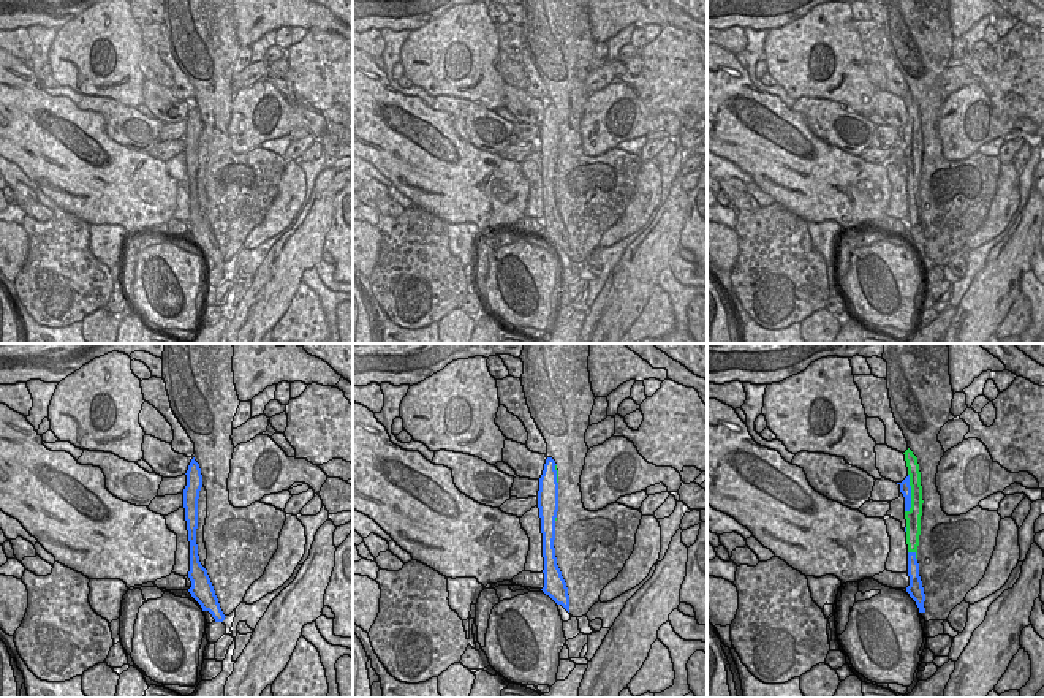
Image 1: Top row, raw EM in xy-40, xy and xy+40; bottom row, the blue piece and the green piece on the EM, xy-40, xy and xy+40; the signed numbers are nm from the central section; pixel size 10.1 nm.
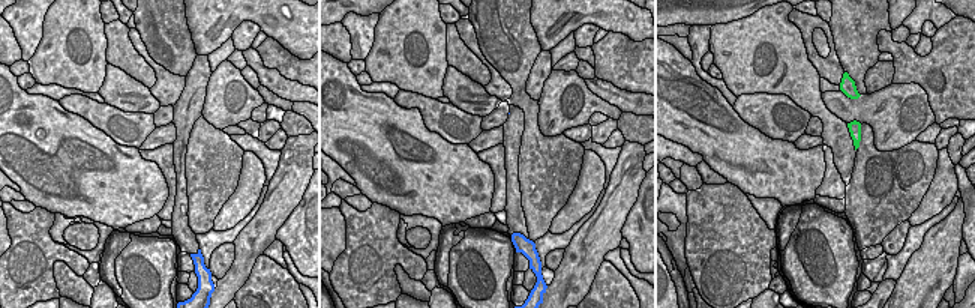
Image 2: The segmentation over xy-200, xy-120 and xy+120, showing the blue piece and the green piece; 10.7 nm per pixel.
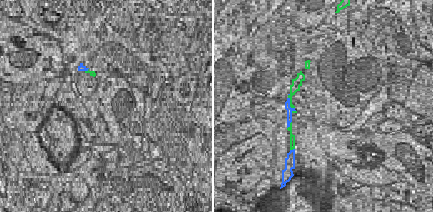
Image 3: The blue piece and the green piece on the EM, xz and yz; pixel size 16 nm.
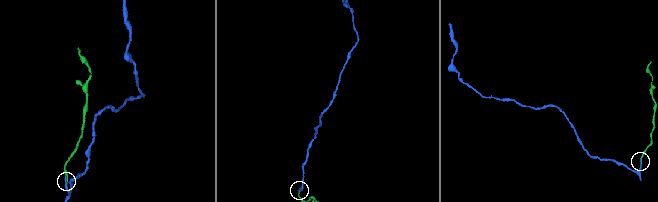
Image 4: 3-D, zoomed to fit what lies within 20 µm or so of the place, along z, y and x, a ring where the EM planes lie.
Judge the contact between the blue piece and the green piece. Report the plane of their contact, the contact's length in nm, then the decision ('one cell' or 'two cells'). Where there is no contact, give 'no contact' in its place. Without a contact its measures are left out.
xy+40 | 400 nm | one cell

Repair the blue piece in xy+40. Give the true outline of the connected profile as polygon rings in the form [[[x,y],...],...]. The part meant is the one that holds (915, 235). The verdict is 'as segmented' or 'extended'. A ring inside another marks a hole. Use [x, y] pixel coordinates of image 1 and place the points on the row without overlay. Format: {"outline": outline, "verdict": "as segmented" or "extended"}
{"outline": [[[908,93],[905,98],[905,106],[908,112],[908,122],[897,128],[900,131],[900,138],[905,142],[905,165],[906,165],[906,190],[908,190],[908,222],[910,231],[906,237],[916,247],[919,258],[925,258],[924,247],[925,239],[922,233],[922,226],[919,222],[919,209],[917,209],[917,192],[921,180],[921,161],[922,161],[922,131],[921,131],[921,117],[917,103]]], "verdict": "extended"}

